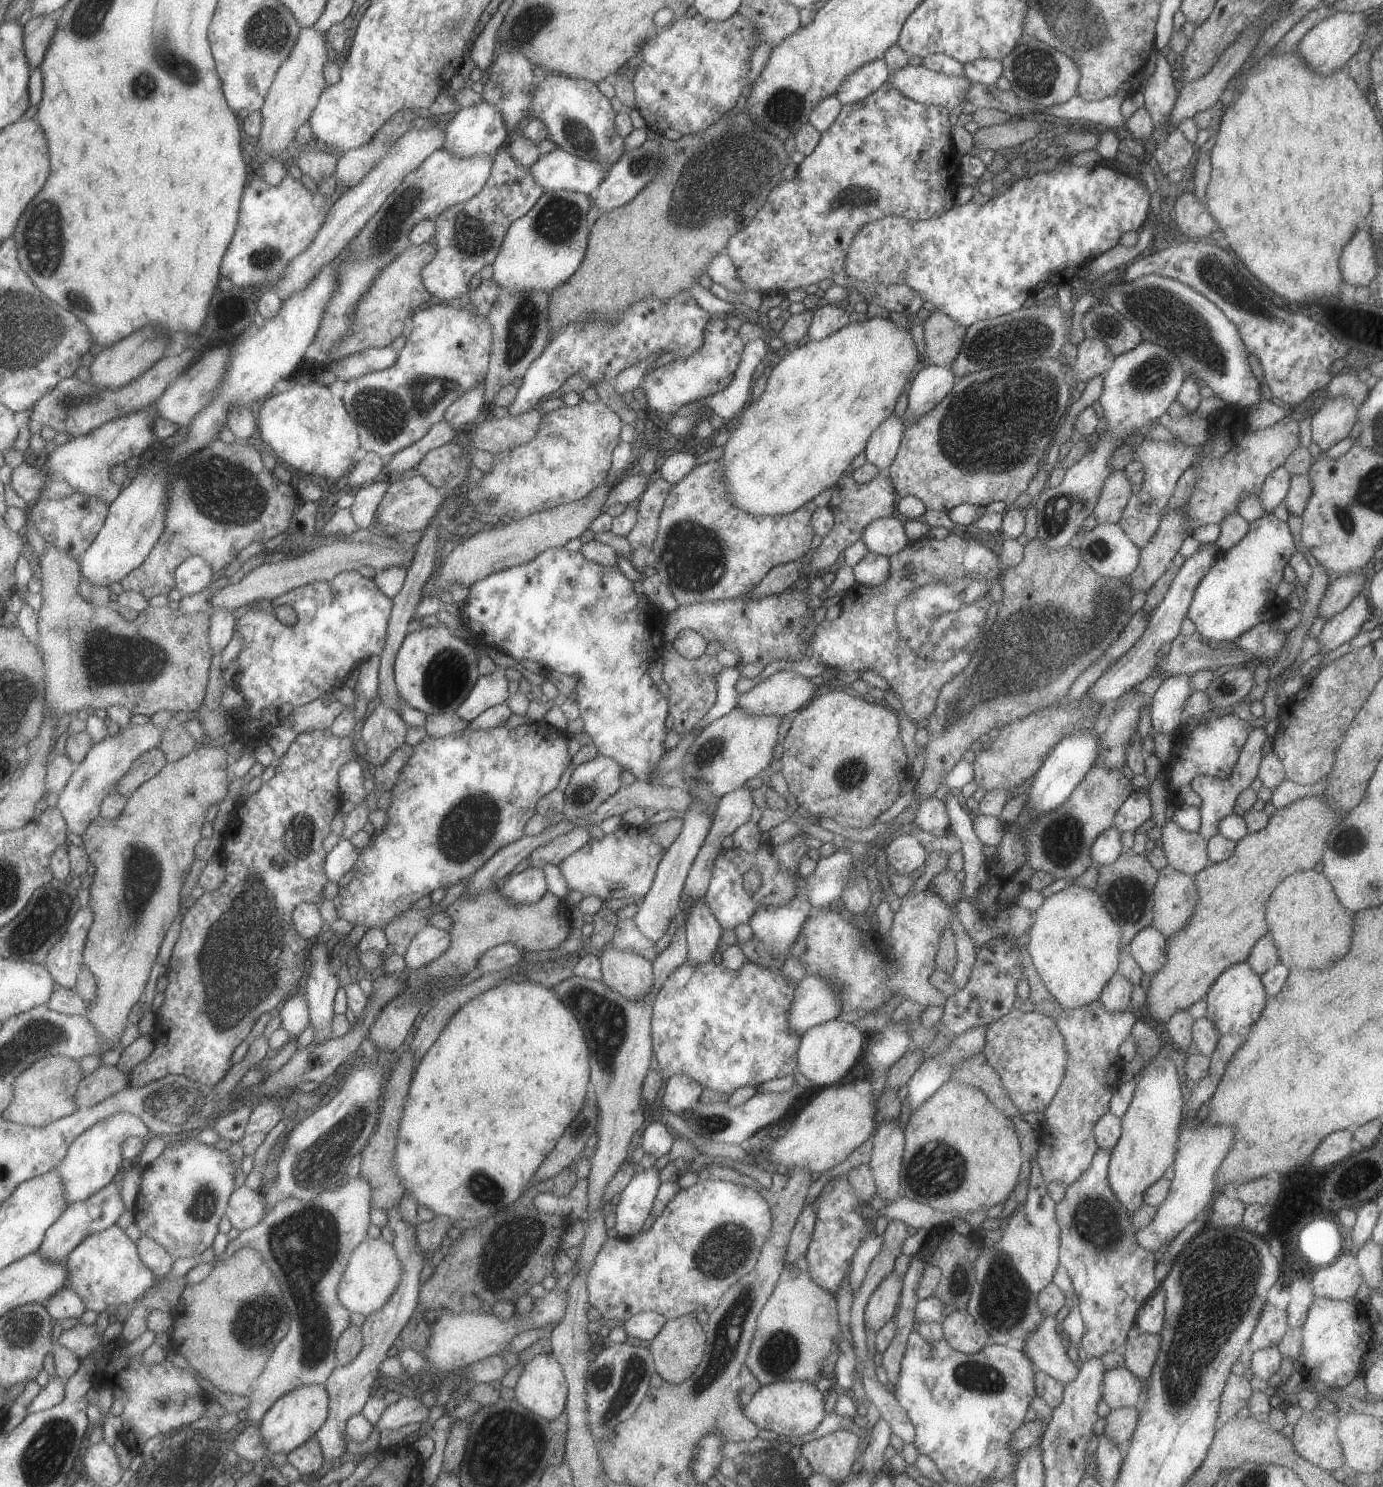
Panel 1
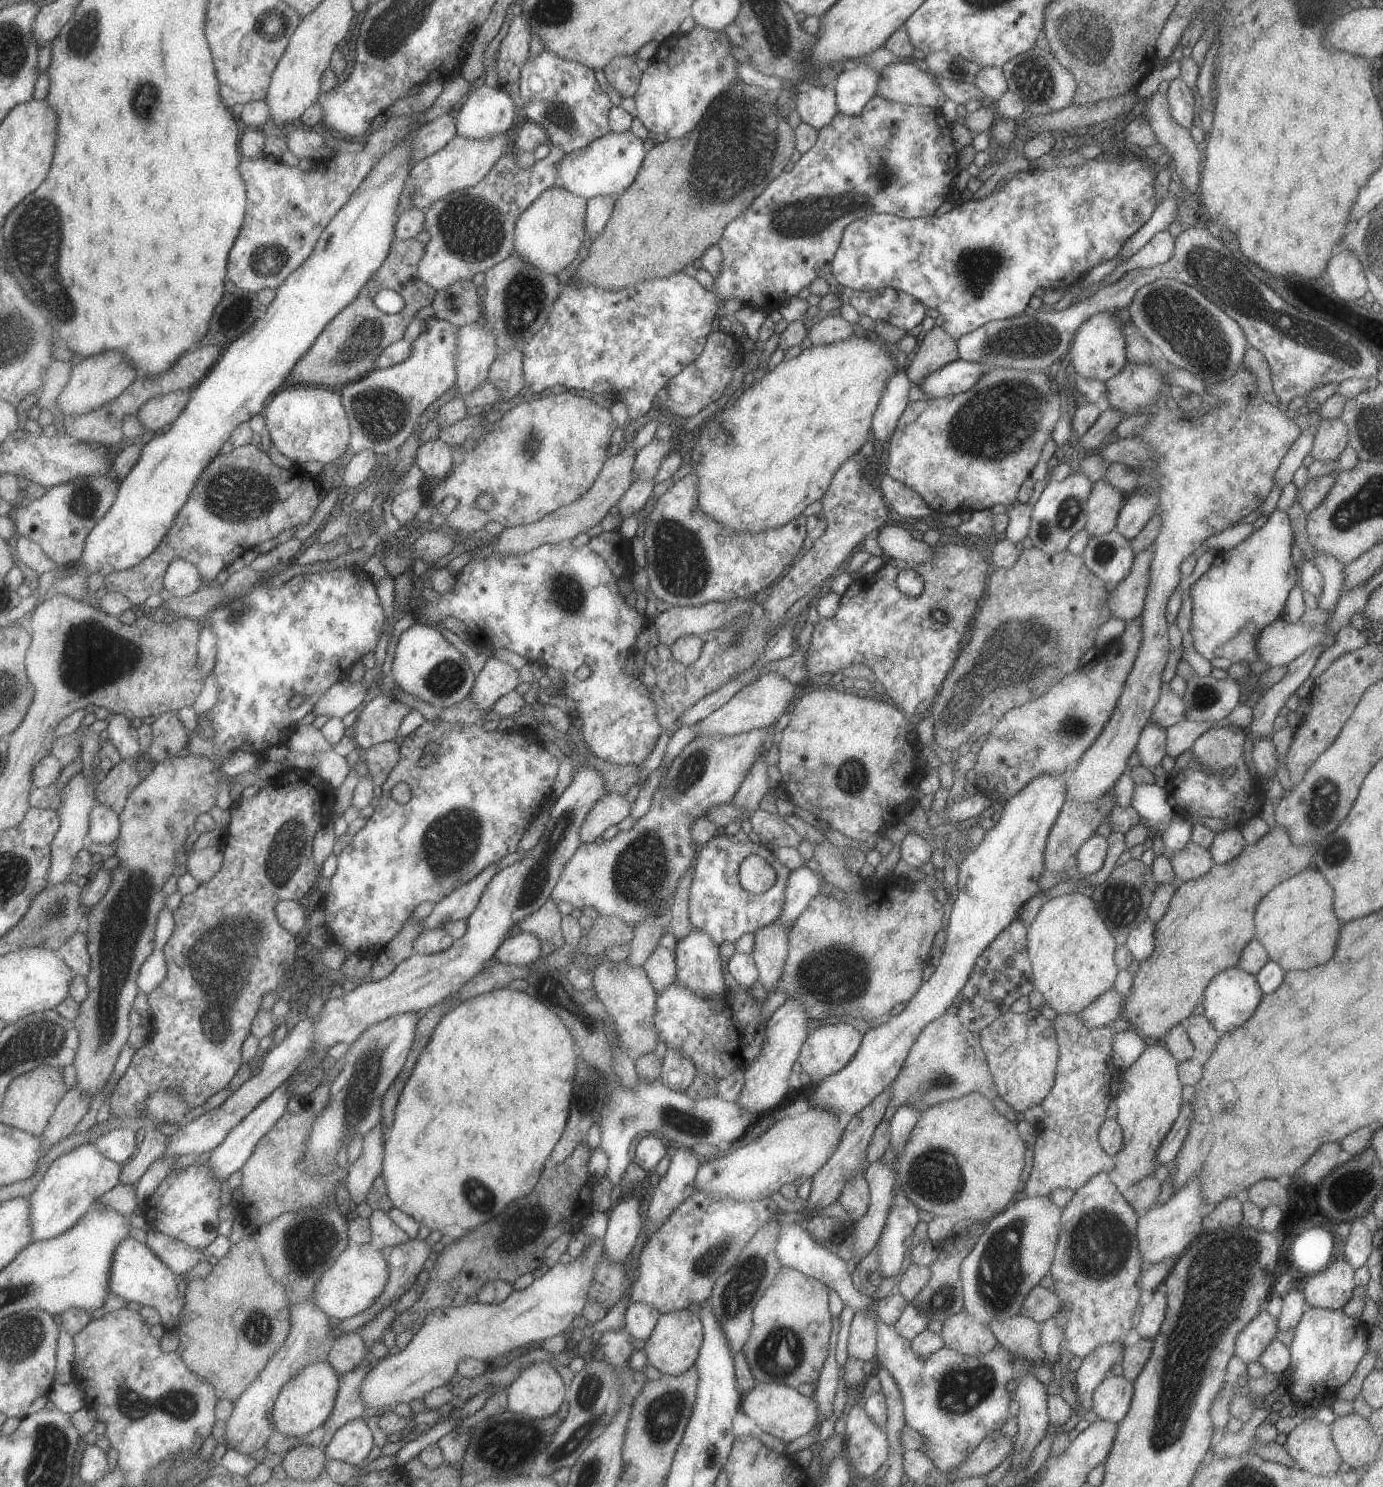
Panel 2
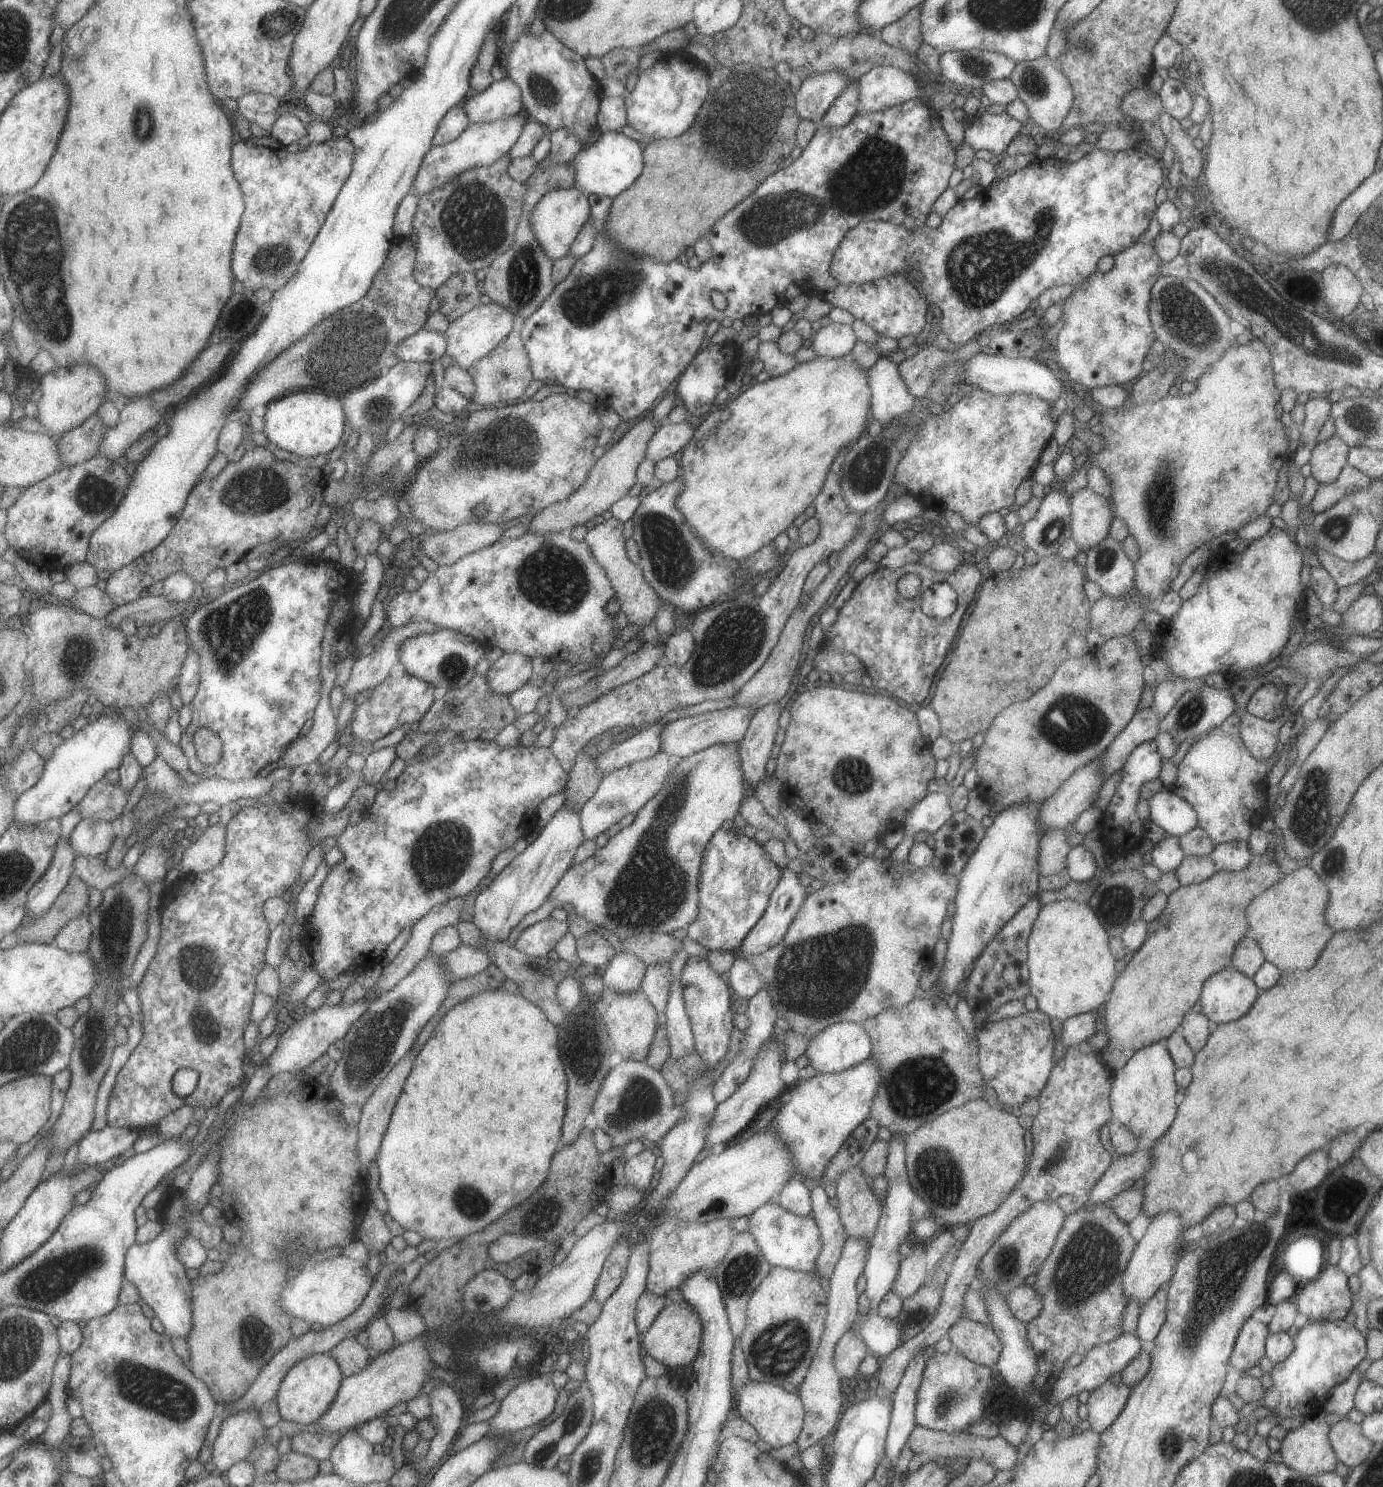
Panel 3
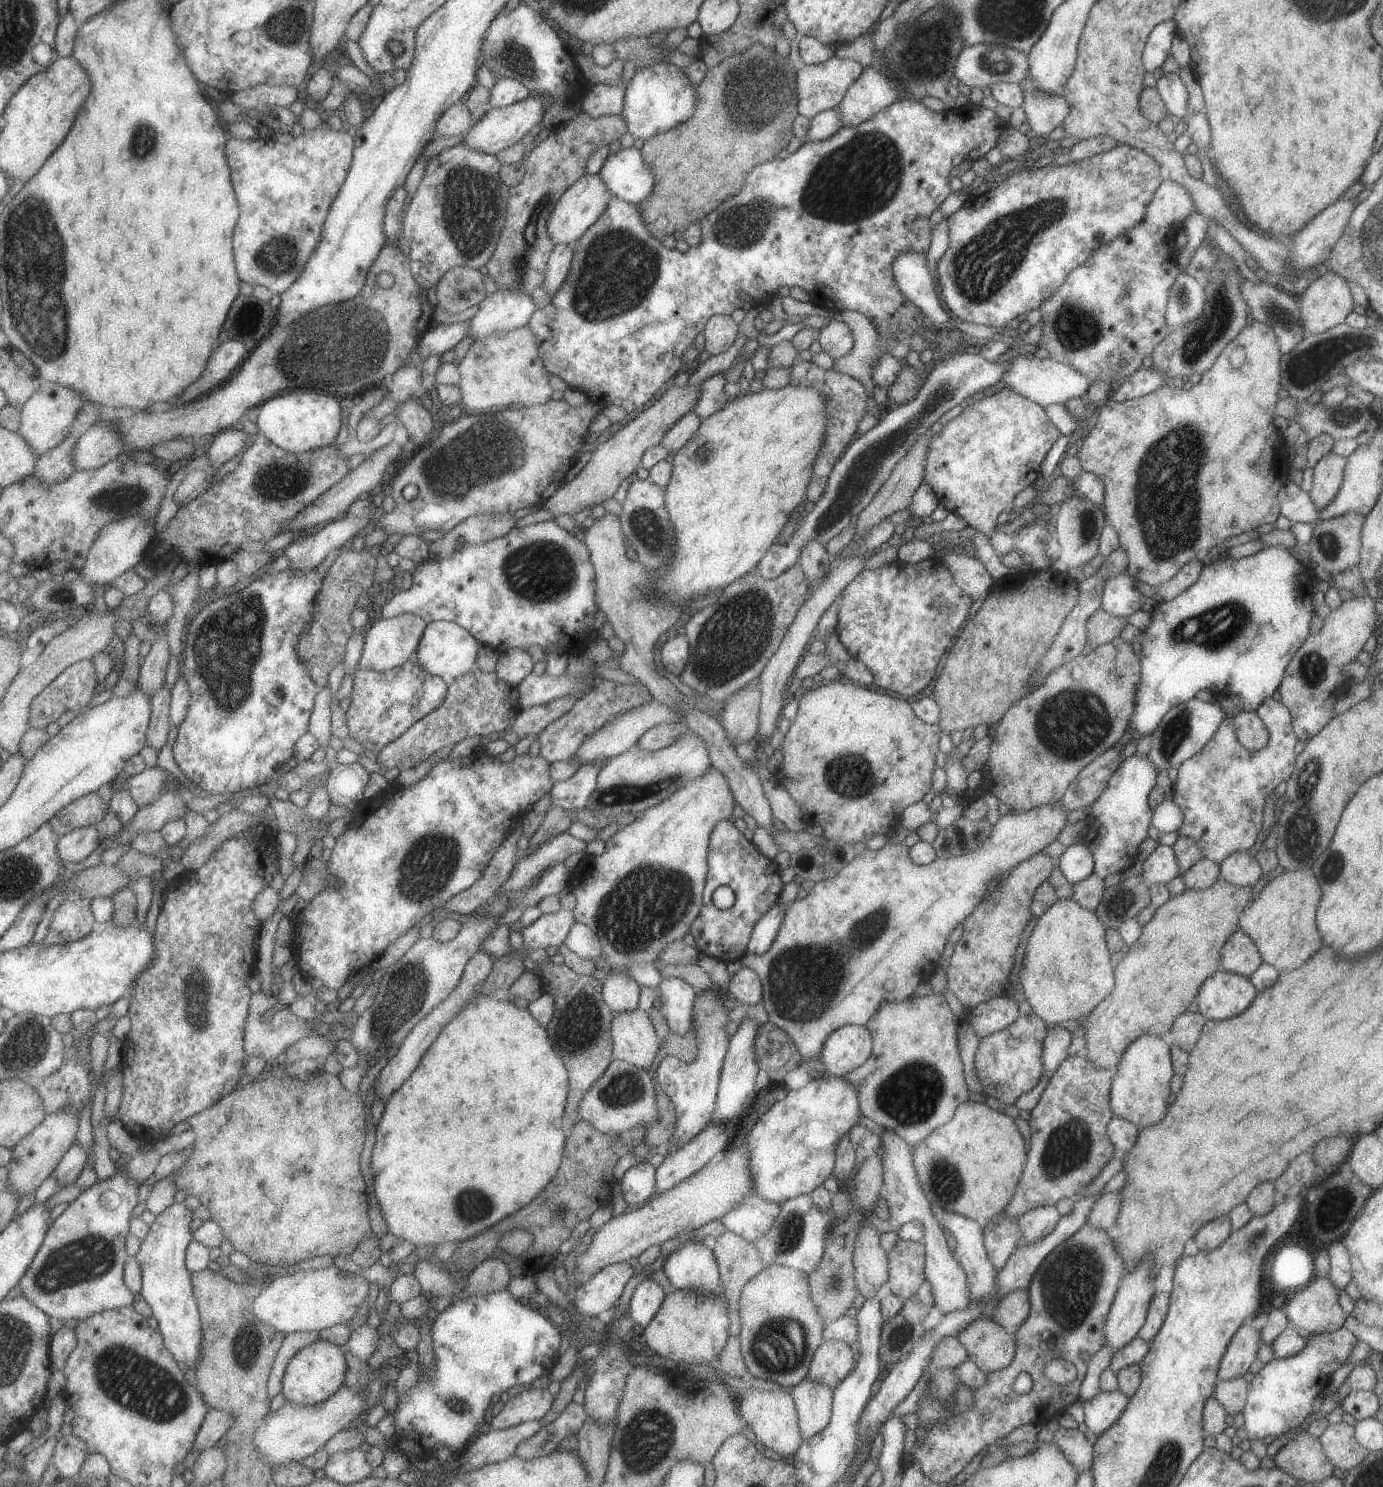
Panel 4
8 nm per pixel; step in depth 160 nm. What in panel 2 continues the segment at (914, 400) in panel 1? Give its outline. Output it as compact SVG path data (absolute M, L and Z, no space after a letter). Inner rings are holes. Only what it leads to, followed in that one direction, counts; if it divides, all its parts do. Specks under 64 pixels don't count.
M959 358L928 375L919 384L919 388L930 399L954 396L972 388L984 373L992 370L983 364Z

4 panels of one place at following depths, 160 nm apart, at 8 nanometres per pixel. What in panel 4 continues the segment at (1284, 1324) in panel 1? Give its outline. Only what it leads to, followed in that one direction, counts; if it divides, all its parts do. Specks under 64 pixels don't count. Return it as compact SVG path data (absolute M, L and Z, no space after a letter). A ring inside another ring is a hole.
M1249 1322L1240 1326L1218 1364L1218 1382L1244 1377L1256 1360L1261 1345L1258 1330L1251 1327Z

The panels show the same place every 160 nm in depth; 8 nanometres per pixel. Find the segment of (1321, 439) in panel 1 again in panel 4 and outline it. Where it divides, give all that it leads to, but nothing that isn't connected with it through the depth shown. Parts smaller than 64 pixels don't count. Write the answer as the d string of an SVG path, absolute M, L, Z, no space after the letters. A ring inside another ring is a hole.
M1331 452L1320 458L1313 468L1314 481L1309 494L1319 511L1324 510L1340 491L1346 464L1347 458Z

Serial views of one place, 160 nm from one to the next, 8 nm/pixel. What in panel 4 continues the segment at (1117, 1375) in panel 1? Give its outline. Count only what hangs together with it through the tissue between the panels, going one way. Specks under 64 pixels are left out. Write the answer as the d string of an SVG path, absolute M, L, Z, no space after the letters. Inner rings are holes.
M1119 1389L1114 1392L1100 1391L1092 1400L1082 1402L1088 1430L1100 1436L1109 1430L1122 1416L1129 1402L1128 1396Z

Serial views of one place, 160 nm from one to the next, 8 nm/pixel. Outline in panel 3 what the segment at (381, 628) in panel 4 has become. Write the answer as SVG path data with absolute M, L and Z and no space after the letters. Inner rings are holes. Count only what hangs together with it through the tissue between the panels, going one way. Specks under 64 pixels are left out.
M432 621L411 623L405 627L392 627L388 624L376 638L374 652L369 656L362 656L356 661L352 675L343 687L344 695L354 702L356 696L362 694L364 690L368 690L368 688L375 689L379 684L388 680L392 674L401 670L401 650L410 637L415 637L420 633L437 633L440 629L442 628Z

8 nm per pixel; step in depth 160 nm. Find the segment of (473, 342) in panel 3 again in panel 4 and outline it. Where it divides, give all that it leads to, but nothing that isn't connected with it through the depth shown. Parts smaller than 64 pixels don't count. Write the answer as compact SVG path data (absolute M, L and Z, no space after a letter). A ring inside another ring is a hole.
M499 288L499 290L490 294L486 301L481 305L479 311L471 319L470 335L476 336L475 340L488 338L490 334L498 332L498 330L517 330L529 326L539 308L532 299L532 294L526 292L526 288L518 290L518 288Z

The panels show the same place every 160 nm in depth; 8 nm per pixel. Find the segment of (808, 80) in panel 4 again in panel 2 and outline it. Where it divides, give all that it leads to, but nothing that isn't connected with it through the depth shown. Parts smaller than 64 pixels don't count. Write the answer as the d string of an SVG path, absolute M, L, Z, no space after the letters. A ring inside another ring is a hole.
M808 86L798 92L796 110L800 118L819 131L839 113L835 90L828 86Z

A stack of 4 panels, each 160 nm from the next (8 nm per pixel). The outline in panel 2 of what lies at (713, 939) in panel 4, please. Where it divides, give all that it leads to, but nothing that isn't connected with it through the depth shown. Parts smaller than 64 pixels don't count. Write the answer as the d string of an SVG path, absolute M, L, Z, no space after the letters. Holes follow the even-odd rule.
M742 830L736 835L712 837L697 856L689 890L689 921L692 926L706 931L717 945L723 942L735 943L746 933L754 934L782 914L790 873L791 870L778 860L767 844L754 843ZM750 855L761 856L777 872L775 883L759 895L745 891L739 881L739 866Z

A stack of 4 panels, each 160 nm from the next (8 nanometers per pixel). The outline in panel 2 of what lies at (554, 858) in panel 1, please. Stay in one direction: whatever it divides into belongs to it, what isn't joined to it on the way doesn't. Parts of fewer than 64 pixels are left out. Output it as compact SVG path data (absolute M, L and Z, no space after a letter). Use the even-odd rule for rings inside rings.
M610 791L599 799L580 830L581 844L594 843L609 826L617 825L630 814L630 805L625 796Z

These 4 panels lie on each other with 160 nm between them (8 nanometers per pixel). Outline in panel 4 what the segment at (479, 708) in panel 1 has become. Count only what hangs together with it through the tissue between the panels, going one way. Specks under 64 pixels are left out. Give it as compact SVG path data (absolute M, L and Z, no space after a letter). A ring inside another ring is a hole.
M512 648L502 653L496 672L503 680L519 688L534 672L534 666L534 656L527 649Z

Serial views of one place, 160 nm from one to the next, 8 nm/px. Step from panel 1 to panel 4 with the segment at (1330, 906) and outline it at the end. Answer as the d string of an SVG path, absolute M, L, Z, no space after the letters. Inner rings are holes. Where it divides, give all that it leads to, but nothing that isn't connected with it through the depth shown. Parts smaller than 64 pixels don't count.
M1313 868L1280 874L1264 887L1260 896L1242 912L1242 930L1258 948L1263 963L1276 970L1292 971L1300 968L1322 946L1322 936L1316 928L1316 910L1322 900L1322 890Z

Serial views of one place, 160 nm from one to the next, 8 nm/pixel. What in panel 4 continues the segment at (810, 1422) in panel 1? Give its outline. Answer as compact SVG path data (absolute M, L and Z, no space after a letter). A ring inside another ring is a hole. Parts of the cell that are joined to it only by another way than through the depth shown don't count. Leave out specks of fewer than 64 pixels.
M746 1390L736 1395L739 1404L739 1414L745 1425L751 1429L765 1448L776 1452L783 1460L791 1460L798 1448L803 1444L798 1412L792 1396L787 1390L772 1392L764 1390Z

